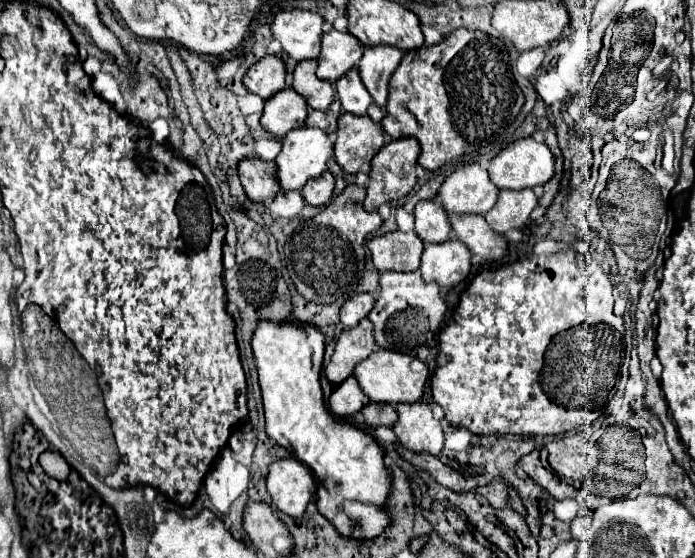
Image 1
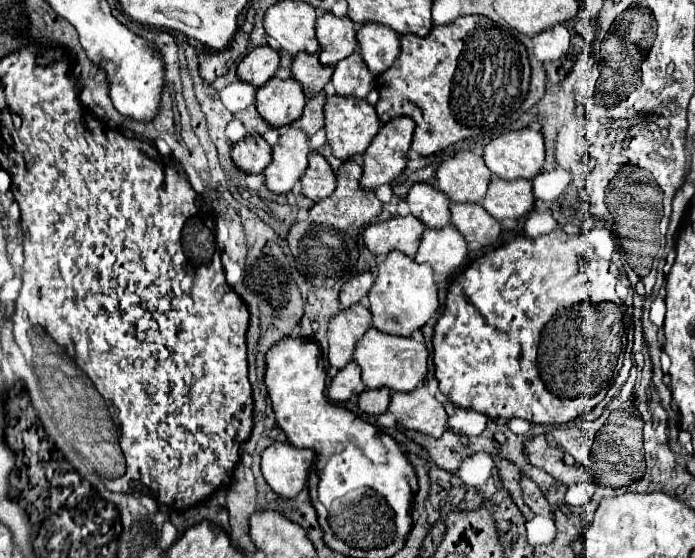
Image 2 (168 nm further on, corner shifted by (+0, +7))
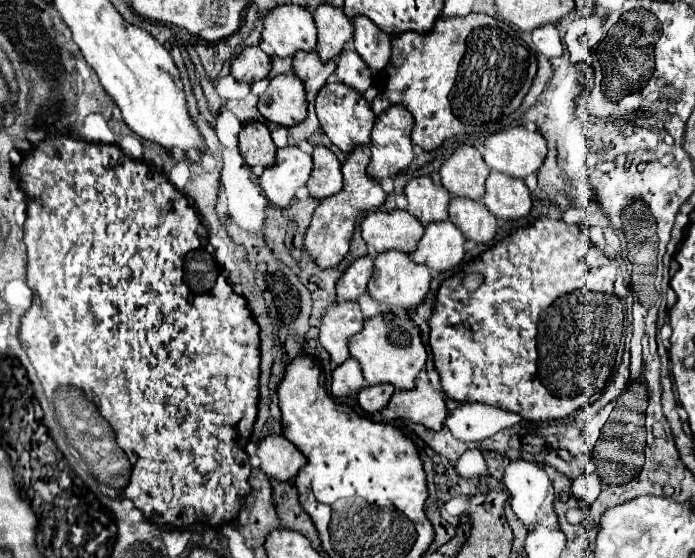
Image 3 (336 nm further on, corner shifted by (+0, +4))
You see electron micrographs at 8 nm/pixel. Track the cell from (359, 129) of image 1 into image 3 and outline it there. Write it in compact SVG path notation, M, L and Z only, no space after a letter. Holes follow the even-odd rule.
M342 82L324 84L316 98L316 114L318 114L320 126L326 132L326 136L342 152L352 152L356 146L364 146L370 142L370 132L376 122L376 116L374 116L370 104L364 100L364 96L354 92L346 84L342 84Z

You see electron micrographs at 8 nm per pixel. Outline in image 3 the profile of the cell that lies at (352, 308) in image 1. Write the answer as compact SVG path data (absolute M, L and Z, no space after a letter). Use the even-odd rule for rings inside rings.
M362 256L358 260L354 260L344 274L338 278L336 290L338 290L338 298L342 300L356 300L358 296L362 296L366 292L366 284L372 276L372 258L370 256Z

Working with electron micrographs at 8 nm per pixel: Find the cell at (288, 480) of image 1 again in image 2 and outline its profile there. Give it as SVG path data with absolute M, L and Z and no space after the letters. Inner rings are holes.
M274 443L262 453L262 475L280 497L296 497L308 485L312 463L314 453L310 449Z

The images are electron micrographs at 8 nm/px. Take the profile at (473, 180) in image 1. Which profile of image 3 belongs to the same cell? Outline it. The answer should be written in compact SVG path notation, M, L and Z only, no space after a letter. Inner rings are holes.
M460 146L440 168L442 186L452 196L480 200L490 168L474 146Z

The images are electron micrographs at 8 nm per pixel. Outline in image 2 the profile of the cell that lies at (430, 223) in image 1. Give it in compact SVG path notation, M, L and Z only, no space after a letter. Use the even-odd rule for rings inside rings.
M416 183L406 197L410 211L428 229L442 229L450 223L450 199L434 185Z

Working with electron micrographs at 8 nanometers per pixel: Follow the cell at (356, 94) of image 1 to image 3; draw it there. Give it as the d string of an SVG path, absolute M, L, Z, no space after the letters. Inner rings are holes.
M344 48L340 52L336 74L340 82L344 82L346 86L358 92L364 92L366 88L372 86L372 72L368 70L366 62L352 48Z

